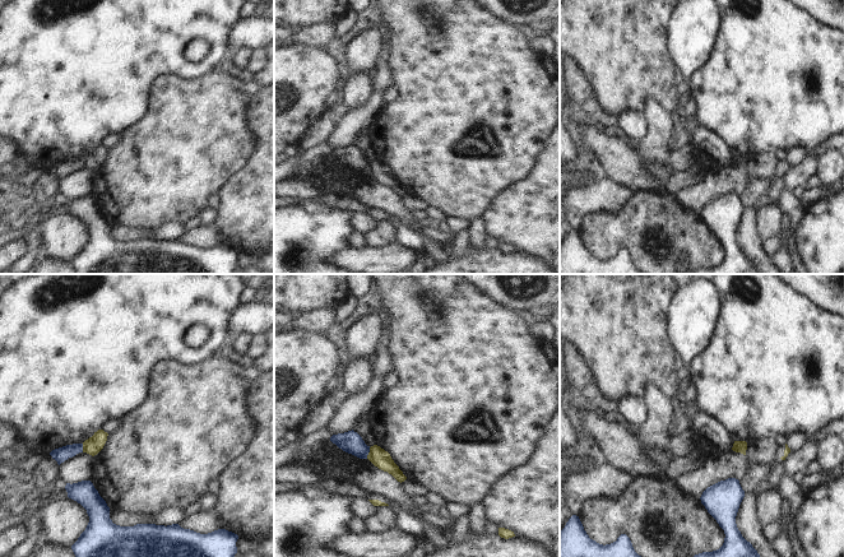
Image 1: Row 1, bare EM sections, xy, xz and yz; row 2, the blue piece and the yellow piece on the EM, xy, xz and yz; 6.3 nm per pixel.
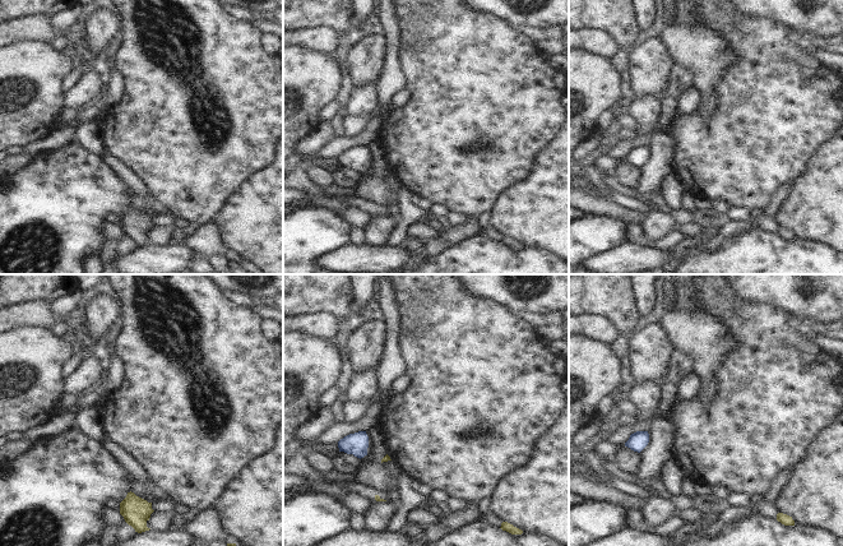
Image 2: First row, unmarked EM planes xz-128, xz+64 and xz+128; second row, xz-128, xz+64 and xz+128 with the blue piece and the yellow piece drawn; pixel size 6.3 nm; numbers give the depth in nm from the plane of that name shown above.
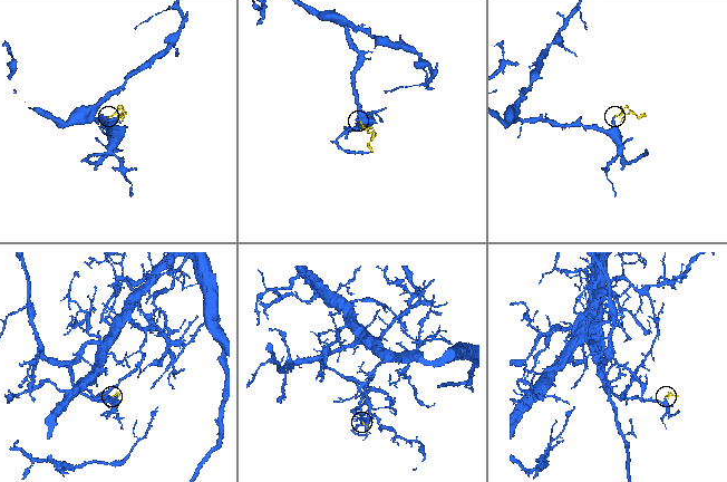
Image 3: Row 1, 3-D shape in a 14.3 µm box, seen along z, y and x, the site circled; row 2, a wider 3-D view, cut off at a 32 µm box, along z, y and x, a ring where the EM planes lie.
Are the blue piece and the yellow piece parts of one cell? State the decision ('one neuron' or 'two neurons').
two neurons

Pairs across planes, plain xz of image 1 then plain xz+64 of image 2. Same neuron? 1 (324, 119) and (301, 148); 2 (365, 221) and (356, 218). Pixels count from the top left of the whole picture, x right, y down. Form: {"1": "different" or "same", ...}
{"1": "same", "2": "same"}

